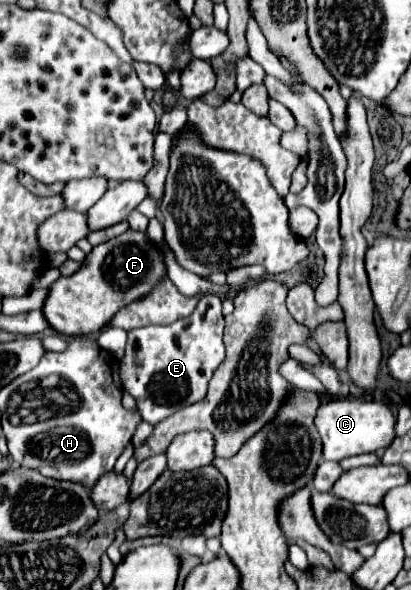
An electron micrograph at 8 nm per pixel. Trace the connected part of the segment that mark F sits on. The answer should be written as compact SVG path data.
M128 230L118 238L94 246L78 272L58 278L48 288L48 296L42 306L44 318L50 328L66 336L100 332L106 322L120 310L120 306L146 296L158 284L164 272L166 266L162 252L152 242L148 242L144 232Z

